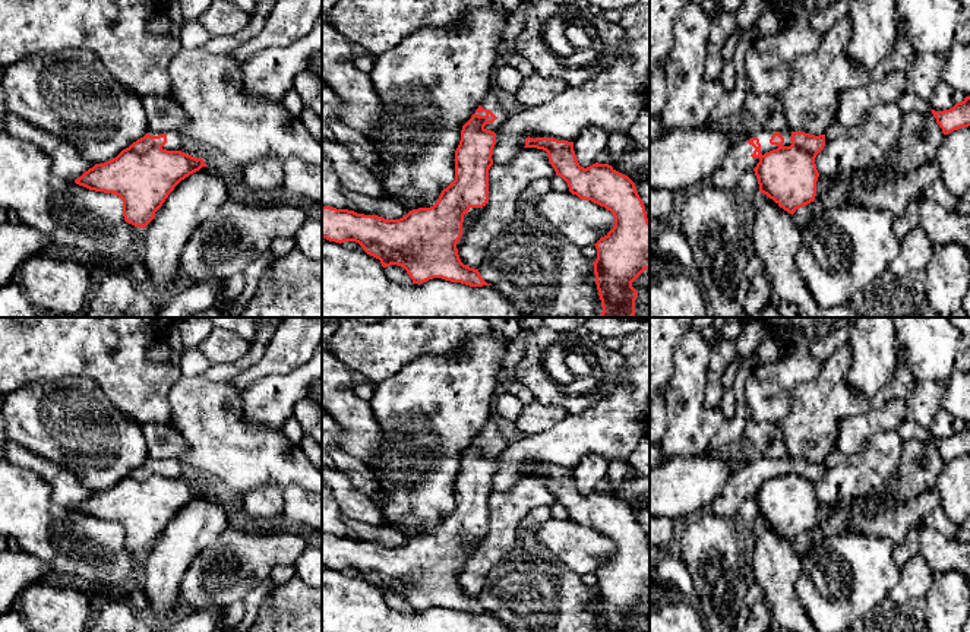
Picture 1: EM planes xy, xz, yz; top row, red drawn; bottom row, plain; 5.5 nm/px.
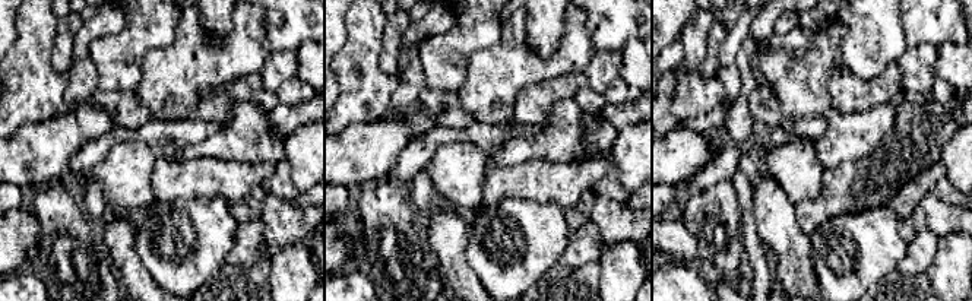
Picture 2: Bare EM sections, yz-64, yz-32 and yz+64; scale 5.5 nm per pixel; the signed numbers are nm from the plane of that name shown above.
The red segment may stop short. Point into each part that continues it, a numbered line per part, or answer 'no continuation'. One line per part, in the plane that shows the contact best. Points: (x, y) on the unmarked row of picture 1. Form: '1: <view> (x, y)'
1: yz (738, 487)

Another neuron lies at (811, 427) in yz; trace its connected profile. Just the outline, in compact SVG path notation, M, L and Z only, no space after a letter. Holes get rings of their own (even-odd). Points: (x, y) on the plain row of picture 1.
M841 344L822 364L819 375L799 385L790 401L790 411L778 421L789 459L825 462L837 449L838 424L843 418L873 411L888 401L909 398L917 379L897 344L897 367L894 377L871 399L856 394L846 373L850 369L850 350Z

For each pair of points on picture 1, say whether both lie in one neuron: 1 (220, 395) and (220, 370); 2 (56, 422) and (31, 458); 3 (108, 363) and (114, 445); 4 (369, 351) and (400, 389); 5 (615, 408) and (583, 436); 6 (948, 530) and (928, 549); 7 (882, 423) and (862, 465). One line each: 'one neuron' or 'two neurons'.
1: two neurons
2: two neurons
3: two neurons
4: two neurons
5: one neuron
6: two neurons
7: two neurons

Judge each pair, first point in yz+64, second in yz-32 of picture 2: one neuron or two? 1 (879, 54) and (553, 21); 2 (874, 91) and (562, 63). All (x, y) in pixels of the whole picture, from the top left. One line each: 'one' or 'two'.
1: one
2: two

